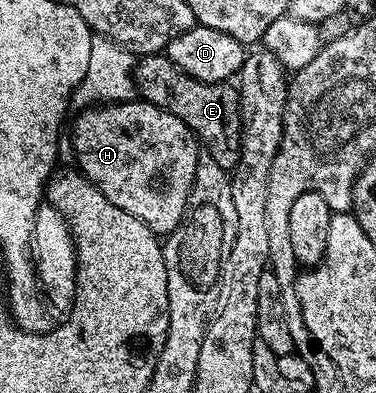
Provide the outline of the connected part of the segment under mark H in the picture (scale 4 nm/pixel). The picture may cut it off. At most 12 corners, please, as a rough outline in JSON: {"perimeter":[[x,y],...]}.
{"perimeter":[[143,100],[81,110],[75,165],[157,236],[188,210],[198,139]]}

